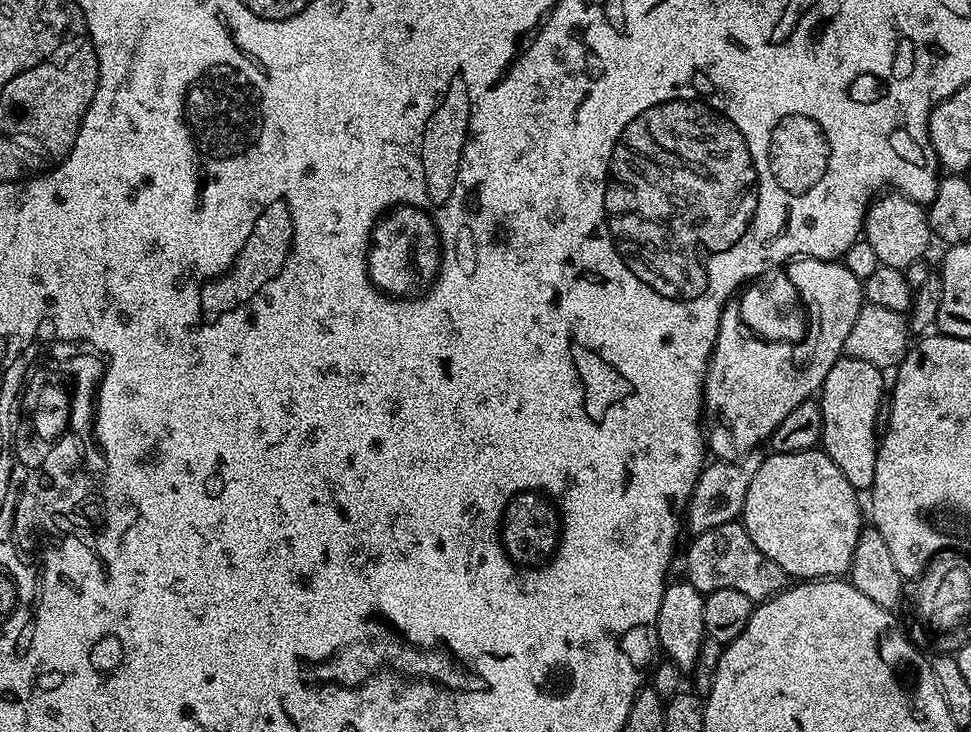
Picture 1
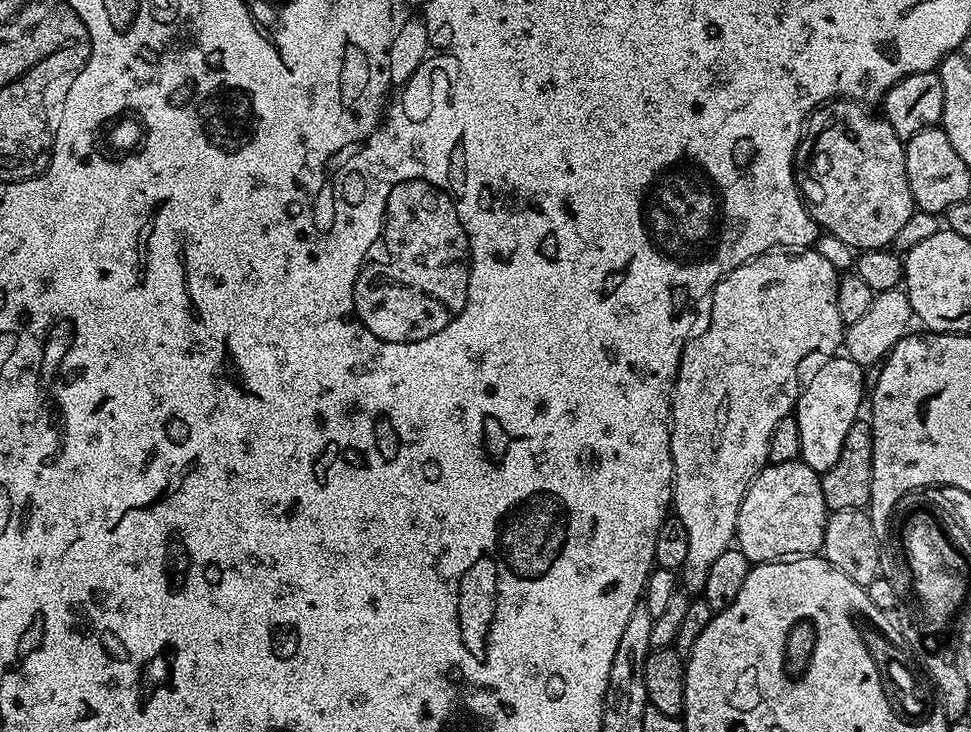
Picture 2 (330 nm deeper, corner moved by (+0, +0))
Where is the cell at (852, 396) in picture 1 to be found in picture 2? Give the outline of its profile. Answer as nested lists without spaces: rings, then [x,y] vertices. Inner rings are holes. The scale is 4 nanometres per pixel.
[[[837,354],[825,359],[824,364],[800,389],[796,400],[794,415],[798,422],[798,434],[802,441],[800,459],[814,471],[824,473],[838,462],[838,453],[842,450],[842,441],[850,431],[850,426],[861,415],[860,407],[866,404],[865,369],[858,366],[848,356]]]

